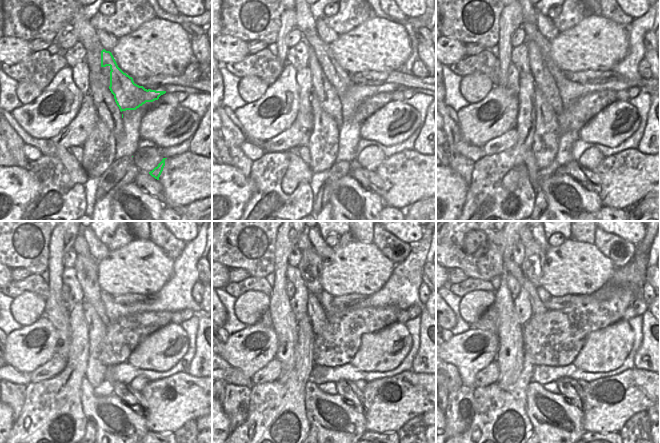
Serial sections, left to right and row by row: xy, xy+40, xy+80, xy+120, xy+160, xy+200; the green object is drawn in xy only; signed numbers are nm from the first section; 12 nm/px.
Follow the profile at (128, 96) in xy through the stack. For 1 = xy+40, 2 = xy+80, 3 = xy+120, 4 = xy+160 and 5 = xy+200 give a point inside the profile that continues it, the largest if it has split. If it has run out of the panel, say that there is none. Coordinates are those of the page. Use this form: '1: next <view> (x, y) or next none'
1: next xy+40 (342, 81)
2: next xy+80 (532, 32)
3: next xy+120 (80, 246)
4: next xy+160 (304, 242)
5: next xy+200 (525, 241)

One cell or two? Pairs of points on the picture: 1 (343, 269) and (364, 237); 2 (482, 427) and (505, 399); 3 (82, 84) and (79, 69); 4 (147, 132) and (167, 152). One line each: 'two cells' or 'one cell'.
1: two cells
2: one cell
3: one cell
4: two cells

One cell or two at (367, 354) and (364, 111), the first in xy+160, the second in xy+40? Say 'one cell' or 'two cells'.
two cells

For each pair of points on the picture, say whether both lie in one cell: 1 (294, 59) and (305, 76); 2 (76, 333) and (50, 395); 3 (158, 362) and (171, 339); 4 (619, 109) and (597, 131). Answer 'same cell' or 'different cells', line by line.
1: different cells
2: same cell
3: same cell
4: same cell

